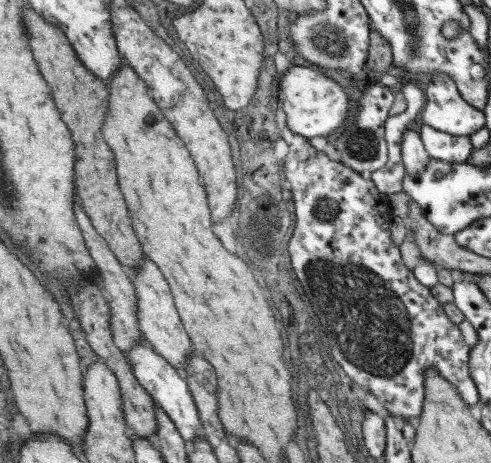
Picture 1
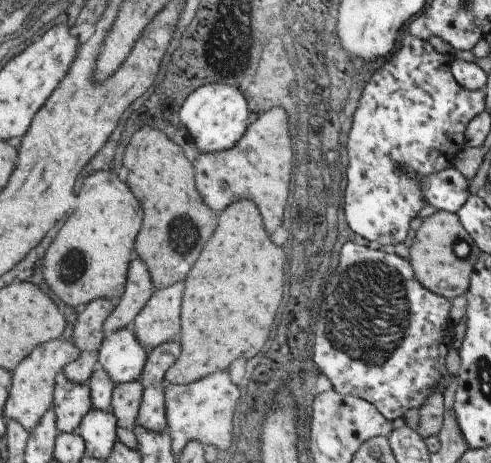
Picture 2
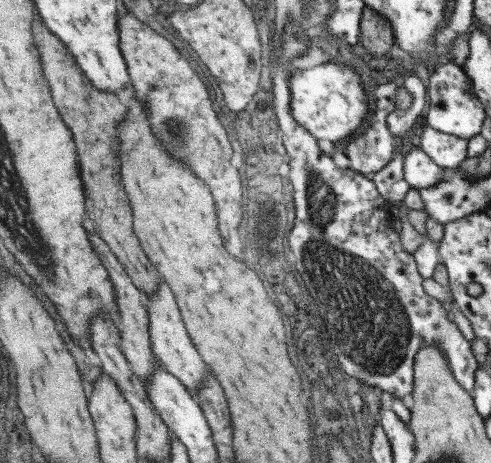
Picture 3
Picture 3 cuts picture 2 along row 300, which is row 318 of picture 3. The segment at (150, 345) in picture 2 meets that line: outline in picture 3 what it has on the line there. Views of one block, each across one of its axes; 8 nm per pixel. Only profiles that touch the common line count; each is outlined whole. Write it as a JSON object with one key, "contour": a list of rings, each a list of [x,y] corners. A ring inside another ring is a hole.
{"contour":[[[161,280],[161,286],[155,296],[145,296],[147,298],[147,308],[149,308],[149,320],[151,320],[151,338],[153,338],[153,352],[159,358],[161,364],[165,364],[167,370],[171,370],[197,398],[201,392],[201,384],[207,376],[207,364],[203,362],[201,354],[197,352],[195,344],[191,342],[191,336],[185,328],[185,322],[181,318],[181,310],[175,302],[175,296],[165,280]]]}

